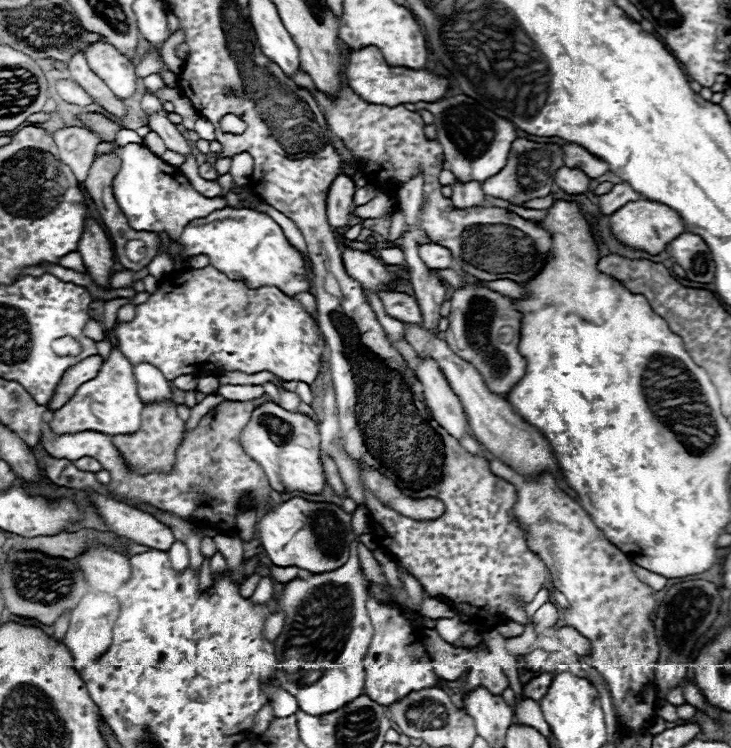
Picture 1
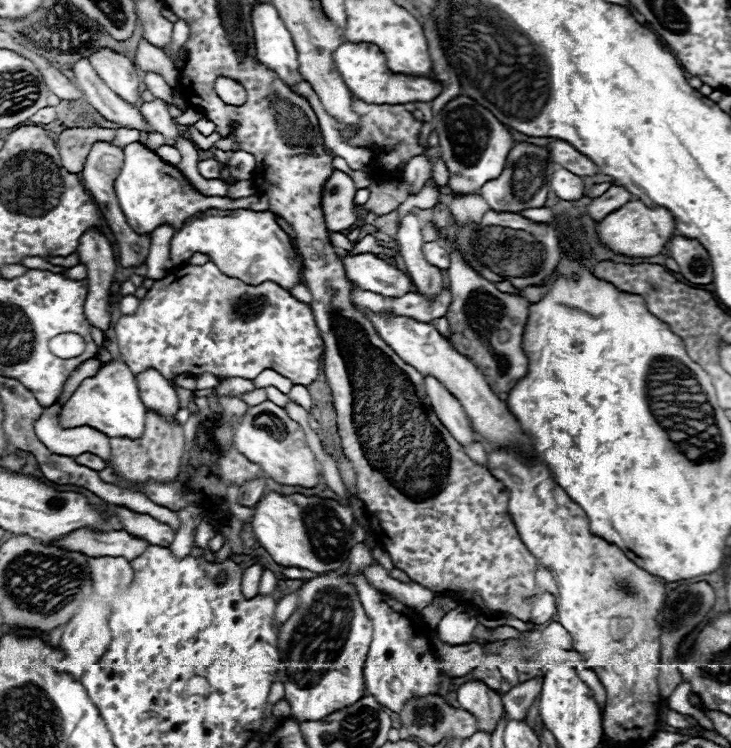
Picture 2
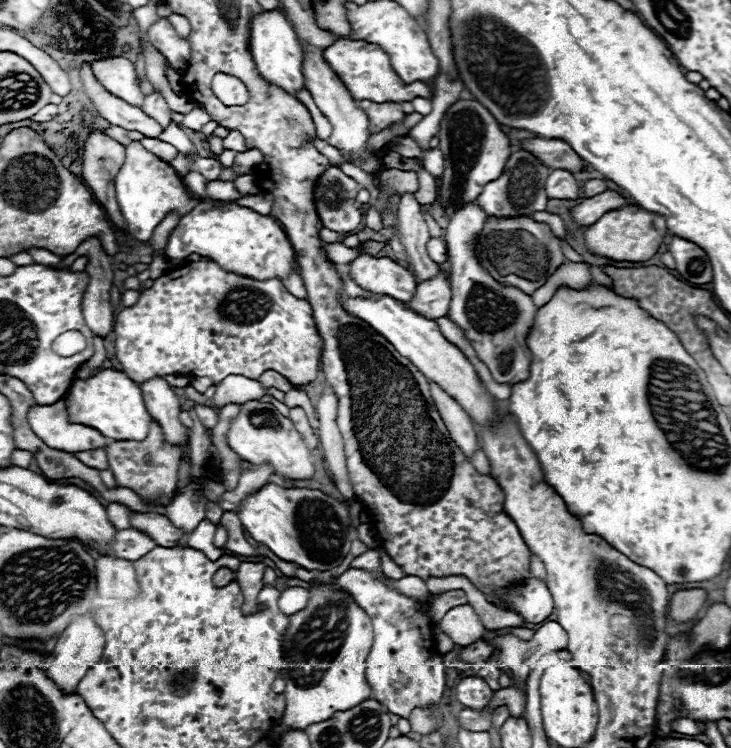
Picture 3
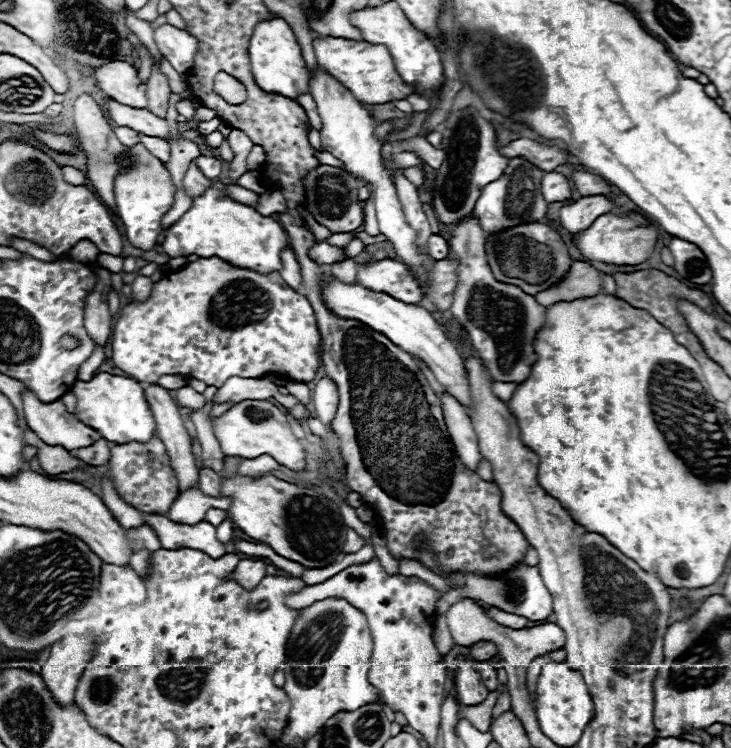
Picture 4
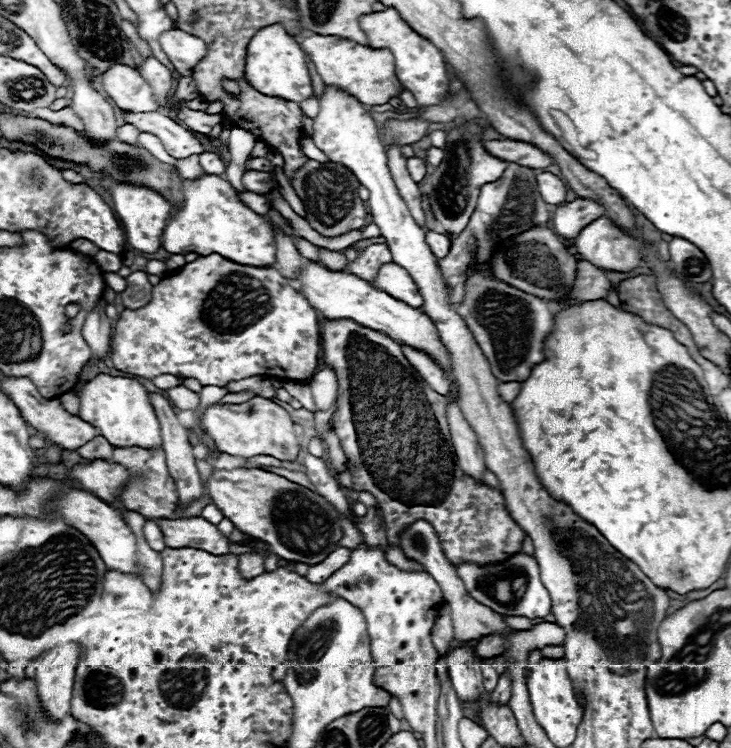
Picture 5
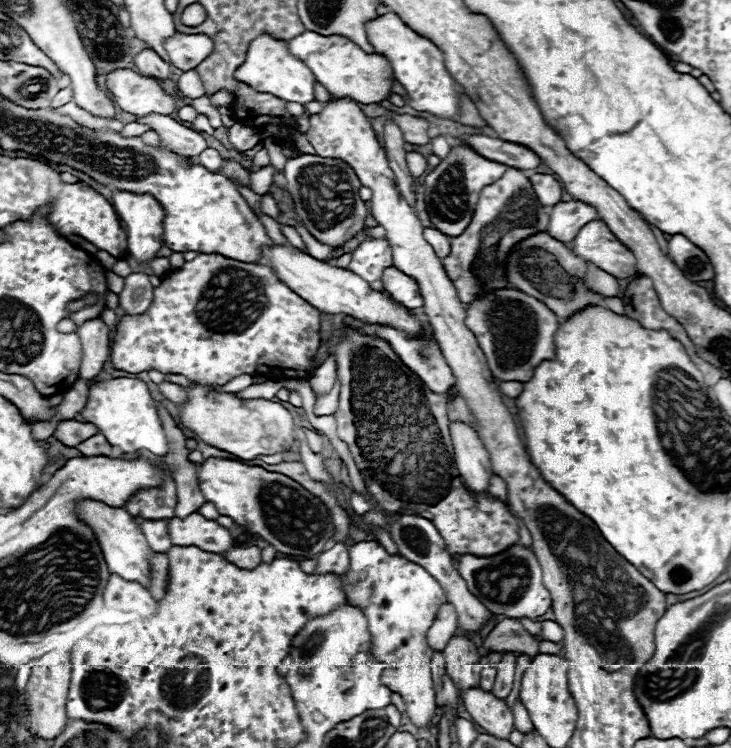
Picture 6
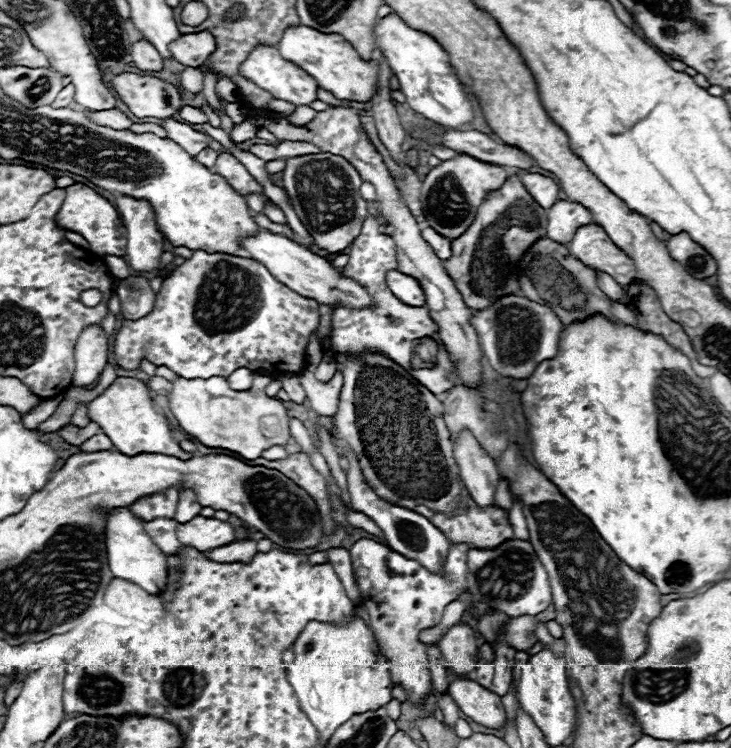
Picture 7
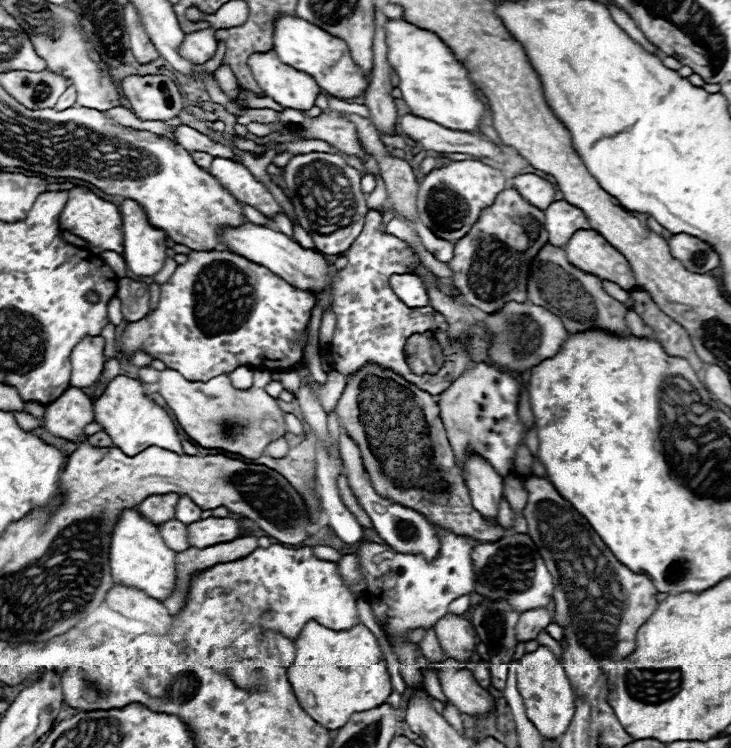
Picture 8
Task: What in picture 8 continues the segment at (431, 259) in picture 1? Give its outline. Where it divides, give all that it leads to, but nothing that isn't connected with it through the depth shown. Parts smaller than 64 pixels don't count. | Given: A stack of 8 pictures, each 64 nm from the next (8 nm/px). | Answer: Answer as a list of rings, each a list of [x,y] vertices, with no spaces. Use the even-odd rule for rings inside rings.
[[[414,220],[412,226],[414,226],[414,230],[418,232],[418,236],[420,236],[424,248],[426,248],[428,252],[432,252],[440,262],[450,262],[450,260],[452,260],[452,256],[454,256],[454,244],[452,244],[452,242],[444,242],[442,238],[436,238],[436,236],[432,234],[432,230],[428,230],[420,220]]]

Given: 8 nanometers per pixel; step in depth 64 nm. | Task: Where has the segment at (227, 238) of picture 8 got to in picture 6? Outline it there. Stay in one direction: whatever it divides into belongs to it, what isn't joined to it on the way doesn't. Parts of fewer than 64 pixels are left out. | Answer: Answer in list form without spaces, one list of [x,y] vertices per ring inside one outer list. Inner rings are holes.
[[[278,244],[264,246],[262,258],[270,264],[270,268],[276,272],[276,276],[284,284],[288,284],[306,302],[312,302],[312,306],[316,306],[320,312],[330,312],[330,314],[342,312],[342,314],[350,314],[358,320],[382,322],[386,326],[406,330],[408,334],[420,332],[420,322],[414,316],[410,316],[404,308],[394,304],[388,296],[372,290],[368,286],[368,282],[364,282],[360,276],[356,276],[344,268],[336,268],[336,266],[330,266],[328,262],[316,260],[314,256],[302,252],[294,246],[278,246]]]

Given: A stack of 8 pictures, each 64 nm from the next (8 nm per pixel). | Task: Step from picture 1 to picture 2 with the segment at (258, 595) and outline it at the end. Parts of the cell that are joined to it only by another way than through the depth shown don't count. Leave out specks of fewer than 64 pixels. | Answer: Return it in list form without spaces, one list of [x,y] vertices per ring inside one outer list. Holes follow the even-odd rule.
[[[264,570],[260,580],[260,594],[270,594],[276,588],[276,574],[272,570]]]

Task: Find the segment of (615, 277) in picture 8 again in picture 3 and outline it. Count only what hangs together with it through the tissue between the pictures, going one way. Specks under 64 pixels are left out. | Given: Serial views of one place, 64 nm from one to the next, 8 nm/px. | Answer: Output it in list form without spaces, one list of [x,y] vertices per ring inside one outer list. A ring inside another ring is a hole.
[[[630,204],[620,210],[612,210],[604,214],[598,222],[594,222],[586,230],[584,242],[586,242],[588,252],[594,256],[604,256],[616,262],[622,262],[622,260],[624,262],[644,262],[656,254],[666,232],[668,230],[666,230],[666,222],[662,216],[646,212],[638,204]]]

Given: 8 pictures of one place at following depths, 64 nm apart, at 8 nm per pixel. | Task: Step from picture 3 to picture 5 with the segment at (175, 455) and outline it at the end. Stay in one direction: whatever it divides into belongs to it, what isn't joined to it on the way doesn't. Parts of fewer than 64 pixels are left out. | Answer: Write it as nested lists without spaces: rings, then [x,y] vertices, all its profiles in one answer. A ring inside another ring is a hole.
[[[138,446],[116,448],[112,462],[120,462],[128,466],[128,470],[132,472],[144,472],[144,480],[136,478],[136,482],[128,484],[128,490],[124,490],[124,498],[120,498],[126,510],[138,512],[146,518],[174,518],[176,504],[178,504],[178,492],[176,492],[176,484],[172,476],[168,474],[166,456],[162,448],[160,450],[148,450],[148,448],[138,448]]]

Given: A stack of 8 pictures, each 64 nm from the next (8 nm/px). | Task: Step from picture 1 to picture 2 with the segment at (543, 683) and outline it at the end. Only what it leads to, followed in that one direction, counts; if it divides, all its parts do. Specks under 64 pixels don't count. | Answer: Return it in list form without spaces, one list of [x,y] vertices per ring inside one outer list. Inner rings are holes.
[[[534,678],[528,682],[522,682],[518,686],[512,686],[506,694],[500,694],[502,704],[512,720],[522,720],[528,706],[534,702],[534,698],[542,690],[542,678]]]

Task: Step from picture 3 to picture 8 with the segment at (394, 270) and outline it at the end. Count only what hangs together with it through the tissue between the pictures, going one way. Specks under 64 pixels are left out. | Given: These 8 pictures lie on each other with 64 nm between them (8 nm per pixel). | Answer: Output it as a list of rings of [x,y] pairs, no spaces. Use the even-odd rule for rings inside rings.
[[[392,274],[390,286],[394,294],[410,308],[420,308],[430,304],[424,282],[416,274]]]

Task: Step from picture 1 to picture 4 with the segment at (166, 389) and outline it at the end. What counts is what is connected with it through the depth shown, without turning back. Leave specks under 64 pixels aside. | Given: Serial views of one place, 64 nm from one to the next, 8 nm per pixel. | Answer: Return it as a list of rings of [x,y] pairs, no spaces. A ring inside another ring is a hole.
[[[152,384],[144,390],[146,394],[146,400],[150,404],[150,410],[156,418],[156,426],[158,426],[158,438],[164,442],[166,446],[166,454],[170,456],[170,466],[172,470],[176,472],[176,480],[178,480],[178,490],[184,492],[184,490],[190,490],[190,488],[198,488],[198,468],[196,468],[196,460],[194,460],[194,454],[192,454],[192,440],[184,428],[184,422],[180,418],[180,412],[178,412],[178,404],[174,402],[174,398],[170,396],[168,390],[160,388],[158,384]]]

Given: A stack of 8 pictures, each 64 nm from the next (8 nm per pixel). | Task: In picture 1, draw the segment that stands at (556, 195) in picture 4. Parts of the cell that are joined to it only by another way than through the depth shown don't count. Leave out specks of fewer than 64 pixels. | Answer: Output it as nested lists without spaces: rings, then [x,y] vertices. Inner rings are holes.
[[[560,168],[554,178],[556,186],[566,192],[566,194],[584,194],[588,190],[590,178],[580,172],[580,170],[570,170],[570,168]]]

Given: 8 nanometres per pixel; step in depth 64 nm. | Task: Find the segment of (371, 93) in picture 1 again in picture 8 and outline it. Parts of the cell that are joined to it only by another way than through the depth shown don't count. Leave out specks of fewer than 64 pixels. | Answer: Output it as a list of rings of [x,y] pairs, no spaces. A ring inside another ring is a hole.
[[[280,14],[280,20],[274,20],[272,44],[274,44],[272,50],[276,52],[276,56],[282,64],[288,64],[300,72],[314,76],[318,86],[324,92],[328,92],[330,96],[354,98],[354,96],[362,96],[364,90],[368,88],[368,80],[358,70],[358,66],[352,62],[346,42],[324,32],[324,30],[320,30],[318,26],[310,24],[304,18]]]

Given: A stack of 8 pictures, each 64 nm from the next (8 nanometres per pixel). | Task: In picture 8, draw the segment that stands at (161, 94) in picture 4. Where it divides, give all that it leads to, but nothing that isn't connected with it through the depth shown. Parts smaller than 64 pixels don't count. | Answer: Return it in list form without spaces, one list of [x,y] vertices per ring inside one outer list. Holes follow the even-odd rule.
[[[130,2],[124,6],[124,22],[126,22],[128,36],[130,36],[130,46],[132,46],[134,58],[136,58],[140,64],[158,58],[156,48],[152,46],[150,38],[148,38],[146,32],[144,32],[144,26],[142,26],[142,22],[140,22],[138,10],[136,10]]]

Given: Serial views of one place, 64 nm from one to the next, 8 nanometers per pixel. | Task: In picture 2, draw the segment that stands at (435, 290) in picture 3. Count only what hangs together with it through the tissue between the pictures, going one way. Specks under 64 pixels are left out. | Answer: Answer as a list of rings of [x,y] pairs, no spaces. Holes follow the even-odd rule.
[[[442,288],[442,292],[434,300],[428,300],[420,292],[408,292],[400,298],[390,298],[390,308],[396,314],[404,314],[404,316],[410,316],[422,322],[430,322],[434,318],[446,316],[450,300],[452,296],[448,288]]]

